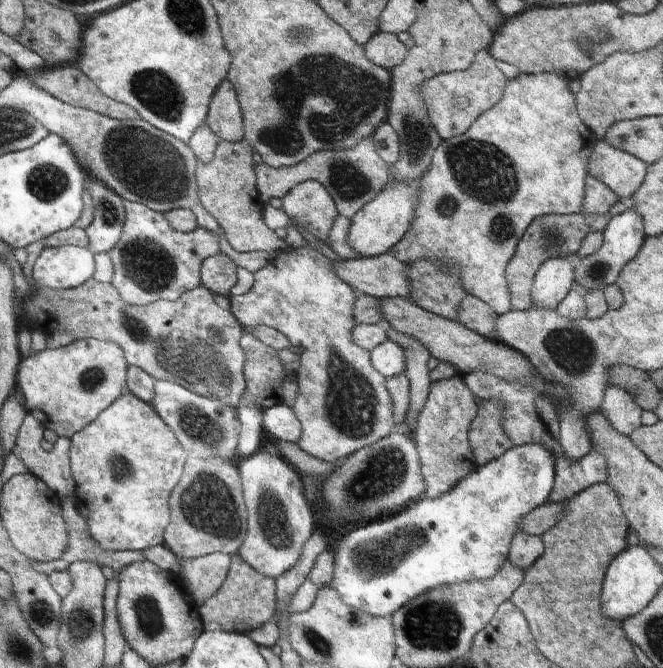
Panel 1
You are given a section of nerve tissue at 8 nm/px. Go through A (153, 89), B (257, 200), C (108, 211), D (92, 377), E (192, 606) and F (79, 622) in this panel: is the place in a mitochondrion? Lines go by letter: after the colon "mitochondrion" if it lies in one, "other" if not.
A: mitochondrion
B: other
C: mitochondrion
D: mitochondrion
E: other
F: mitochondrion

